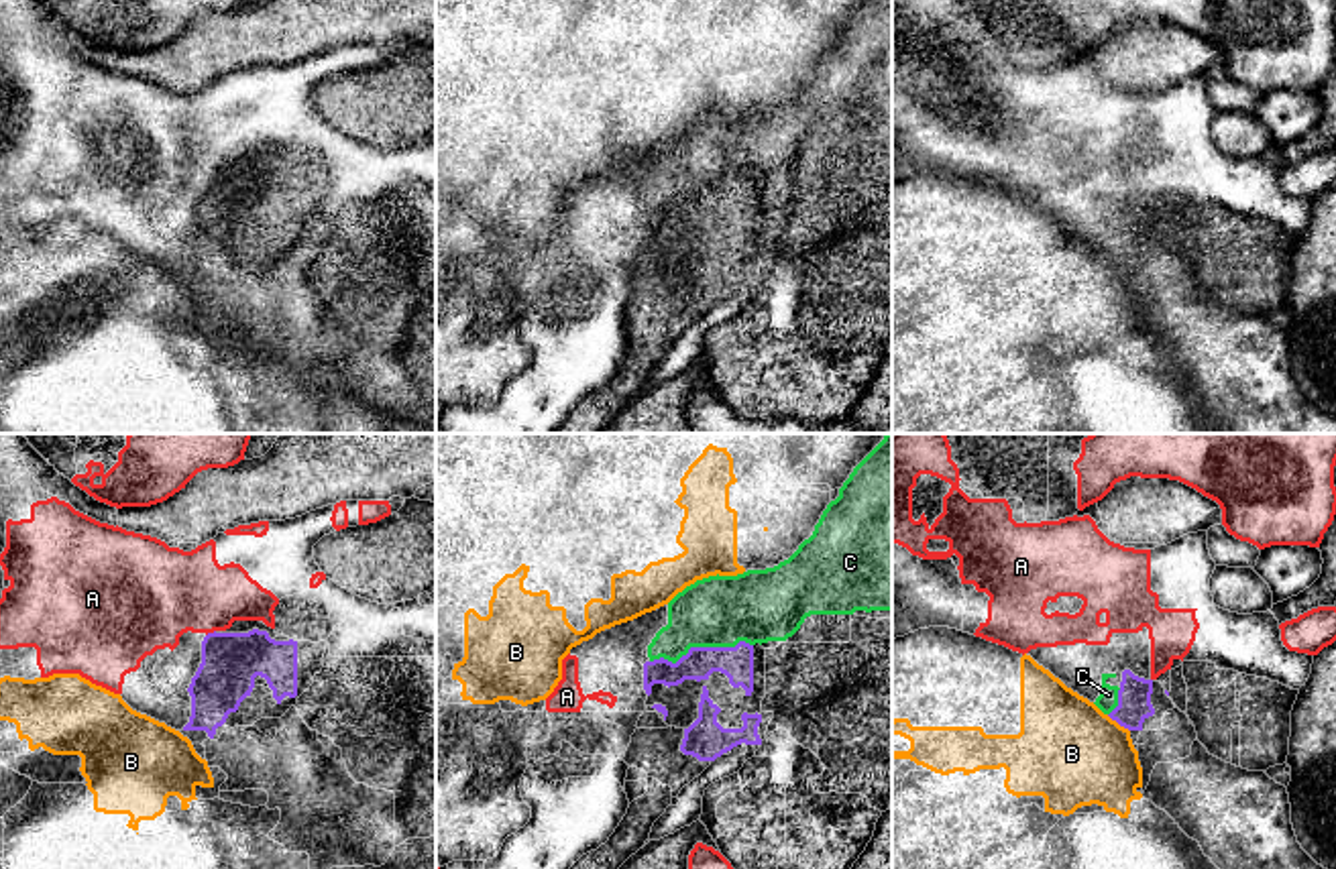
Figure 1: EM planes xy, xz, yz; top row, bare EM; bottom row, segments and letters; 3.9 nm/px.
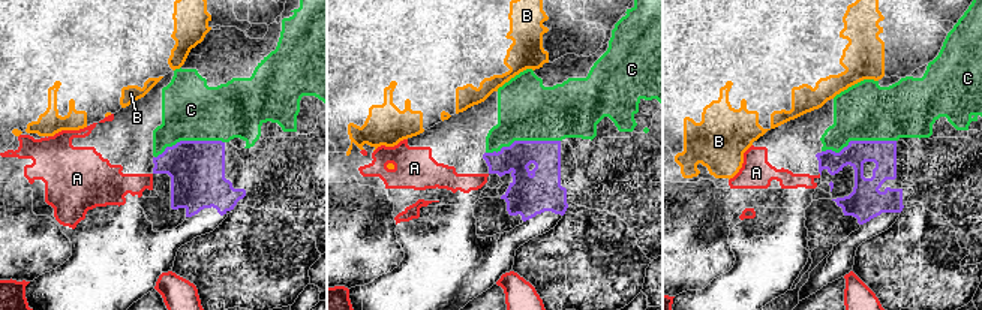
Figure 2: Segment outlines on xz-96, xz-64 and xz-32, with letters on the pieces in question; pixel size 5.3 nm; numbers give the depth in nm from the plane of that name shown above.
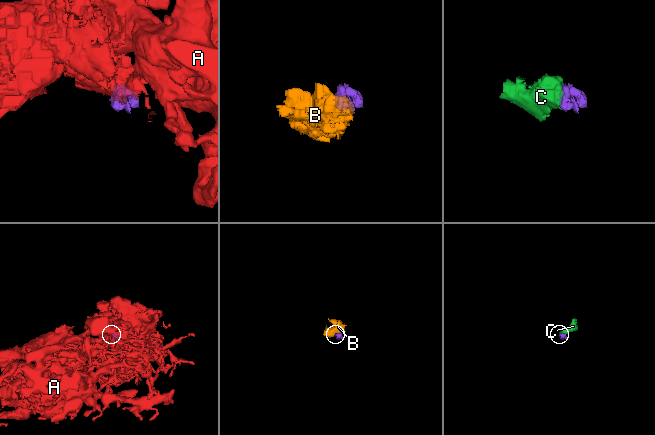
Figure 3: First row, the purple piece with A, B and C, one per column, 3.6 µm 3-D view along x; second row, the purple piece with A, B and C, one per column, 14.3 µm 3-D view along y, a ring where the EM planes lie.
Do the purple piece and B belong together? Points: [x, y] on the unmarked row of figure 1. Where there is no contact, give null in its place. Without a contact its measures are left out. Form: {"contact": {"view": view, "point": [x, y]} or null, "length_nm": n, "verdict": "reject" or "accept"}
{"contact": {"view": "yz", "point": [1119, 267]}, "length_nm": 120, "verdict": "reject"}

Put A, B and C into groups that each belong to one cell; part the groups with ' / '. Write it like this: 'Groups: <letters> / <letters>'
Groups: A B / C

